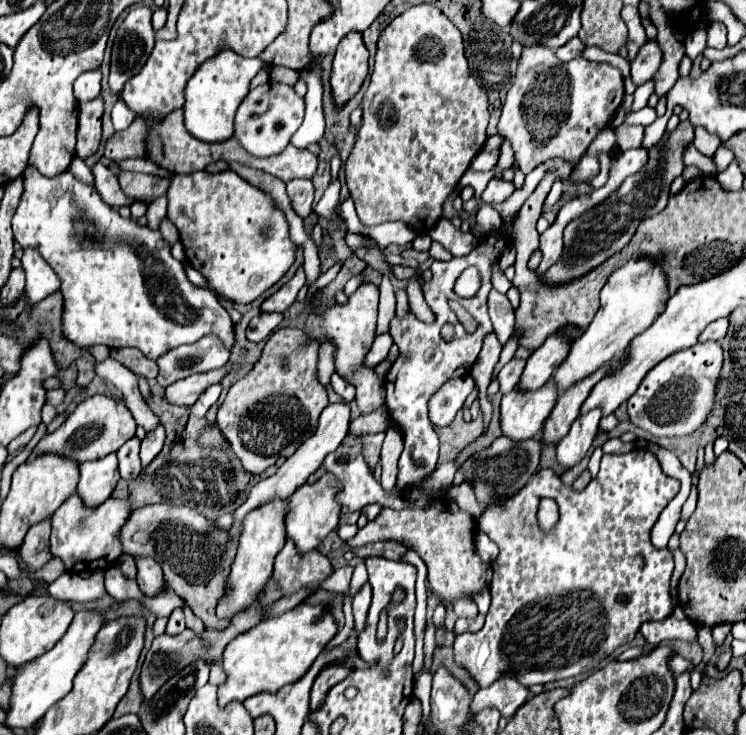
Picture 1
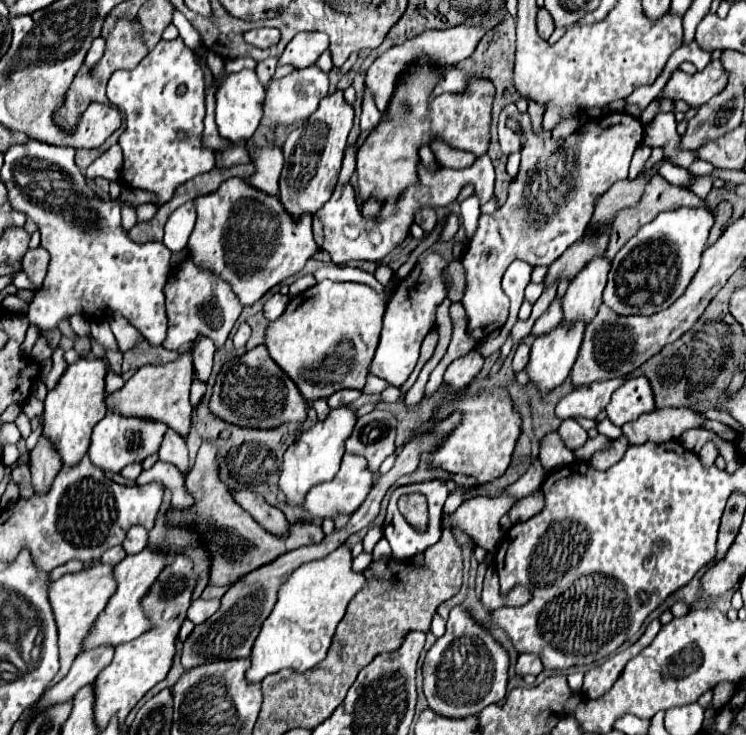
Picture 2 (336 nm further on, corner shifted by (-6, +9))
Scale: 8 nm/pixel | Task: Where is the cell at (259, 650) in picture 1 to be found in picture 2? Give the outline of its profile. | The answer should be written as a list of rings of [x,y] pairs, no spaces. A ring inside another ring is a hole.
[[[340,545],[336,551],[332,551],[328,557],[320,559],[320,561],[310,561],[310,563],[302,563],[290,577],[288,581],[280,587],[278,591],[278,601],[274,611],[270,613],[270,617],[264,621],[260,635],[254,641],[252,647],[252,665],[246,671],[246,679],[248,683],[260,683],[266,675],[278,673],[282,669],[290,669],[296,673],[304,673],[308,669],[312,669],[314,665],[318,665],[324,657],[326,651],[330,649],[330,643],[334,639],[336,627],[342,621],[344,613],[346,613],[346,605],[348,601],[366,587],[366,577],[362,573],[354,573],[352,571],[352,555],[350,549],[346,545]]]

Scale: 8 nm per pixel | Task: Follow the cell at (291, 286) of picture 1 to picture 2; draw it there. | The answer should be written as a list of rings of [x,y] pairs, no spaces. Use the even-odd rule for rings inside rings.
[[[278,291],[278,293],[274,293],[274,295],[266,301],[266,305],[264,305],[264,315],[266,315],[266,319],[274,321],[276,317],[280,317],[280,315],[284,313],[284,309],[286,309],[288,301],[290,301],[290,297],[288,297],[288,295],[282,295],[280,291]]]

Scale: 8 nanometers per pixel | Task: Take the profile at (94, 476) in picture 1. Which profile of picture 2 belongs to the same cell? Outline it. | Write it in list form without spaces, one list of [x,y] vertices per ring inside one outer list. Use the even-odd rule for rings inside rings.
[[[108,411],[106,417],[94,427],[92,445],[90,445],[88,457],[102,471],[120,473],[126,465],[130,465],[130,463],[142,463],[148,455],[156,453],[158,447],[160,447],[160,443],[162,443],[162,437],[164,437],[166,429],[168,429],[168,425],[162,425],[158,421],[122,417],[116,411]]]

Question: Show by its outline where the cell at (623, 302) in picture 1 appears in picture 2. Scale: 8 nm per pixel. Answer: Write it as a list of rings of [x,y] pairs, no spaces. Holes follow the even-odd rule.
[[[682,207],[660,213],[616,253],[608,275],[608,285],[604,289],[604,303],[620,315],[652,315],[658,311],[658,305],[652,299],[660,299],[660,311],[670,307],[684,293],[686,285],[698,271],[700,255],[706,247],[712,223],[714,215],[702,207]]]

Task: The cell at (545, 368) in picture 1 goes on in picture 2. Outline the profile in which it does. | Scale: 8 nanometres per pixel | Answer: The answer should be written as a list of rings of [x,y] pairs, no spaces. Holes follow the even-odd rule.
[[[598,257],[578,273],[574,281],[570,281],[566,295],[562,297],[562,311],[566,317],[566,323],[572,321],[584,321],[590,323],[600,305],[602,305],[602,291],[606,287],[606,277],[610,271],[610,261],[604,257]]]

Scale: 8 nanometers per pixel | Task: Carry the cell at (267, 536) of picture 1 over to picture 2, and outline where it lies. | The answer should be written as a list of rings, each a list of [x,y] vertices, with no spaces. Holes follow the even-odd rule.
[[[350,407],[332,409],[332,413],[324,421],[318,421],[314,427],[304,431],[300,439],[286,449],[278,489],[286,495],[288,505],[302,505],[304,497],[314,485],[334,479],[344,455],[344,439],[352,433],[354,423],[356,423],[356,417]]]

